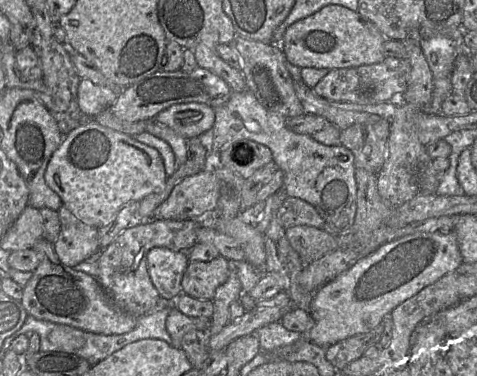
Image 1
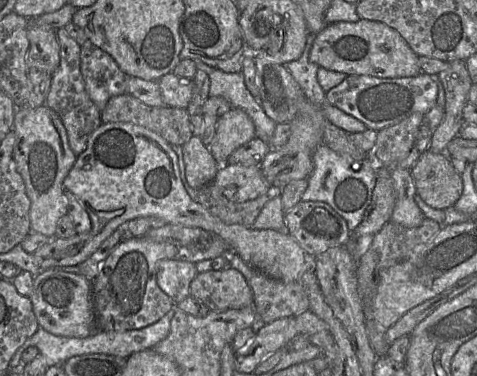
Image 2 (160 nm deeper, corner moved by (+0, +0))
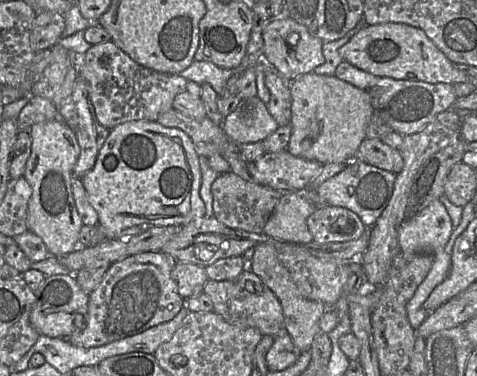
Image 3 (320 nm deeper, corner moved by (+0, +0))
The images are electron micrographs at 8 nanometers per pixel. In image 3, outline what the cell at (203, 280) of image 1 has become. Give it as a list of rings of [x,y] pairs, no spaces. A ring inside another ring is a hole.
[[[248,268],[244,269],[233,280],[215,281],[208,279],[202,293],[212,300],[214,311],[234,326],[256,328],[262,335],[272,337],[286,331],[279,299],[261,278]]]

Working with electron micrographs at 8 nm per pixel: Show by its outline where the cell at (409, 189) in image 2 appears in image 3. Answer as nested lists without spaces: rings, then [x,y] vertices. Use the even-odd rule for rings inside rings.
[[[436,199],[414,216],[403,220],[398,228],[398,241],[404,252],[433,255],[445,248],[452,230],[445,205]]]

